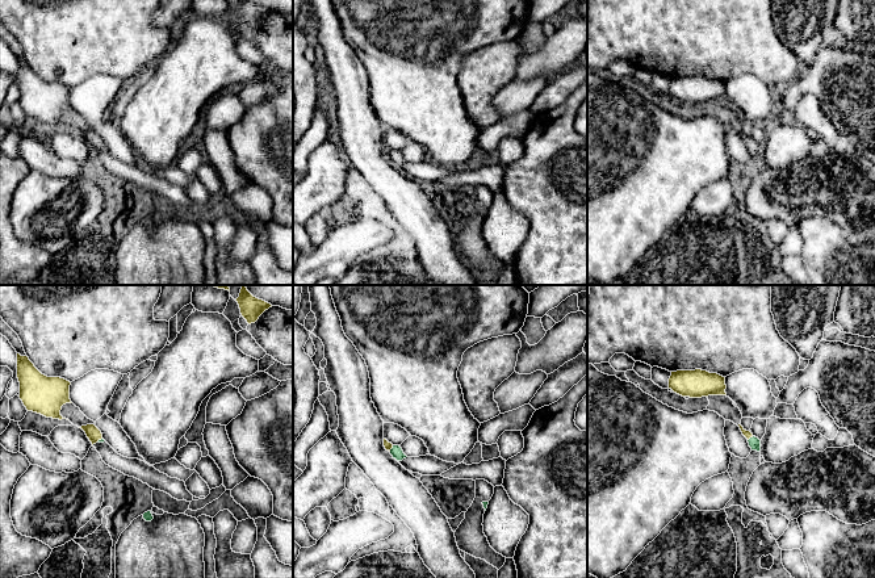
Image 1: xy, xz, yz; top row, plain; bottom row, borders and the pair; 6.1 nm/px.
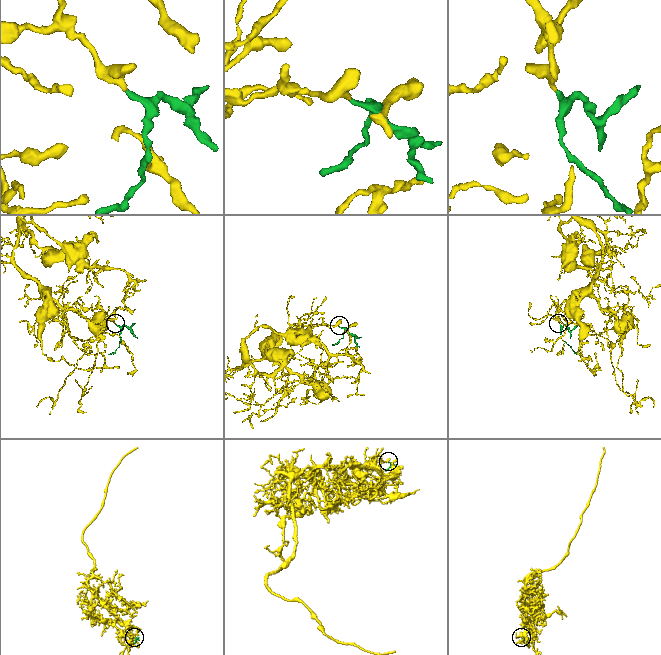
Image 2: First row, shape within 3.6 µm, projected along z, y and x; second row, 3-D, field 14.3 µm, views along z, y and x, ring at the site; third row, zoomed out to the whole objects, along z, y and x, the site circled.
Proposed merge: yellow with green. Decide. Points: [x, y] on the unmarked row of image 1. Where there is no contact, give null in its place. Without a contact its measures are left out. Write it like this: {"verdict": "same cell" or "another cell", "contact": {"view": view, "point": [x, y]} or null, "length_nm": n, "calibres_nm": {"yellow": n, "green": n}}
{"verdict": "same cell", "contact": {"view": "xz", "point": [392, 153]}, "length_nm": 50, "calibres_nm": {"yellow": 50, "green": 70}}

